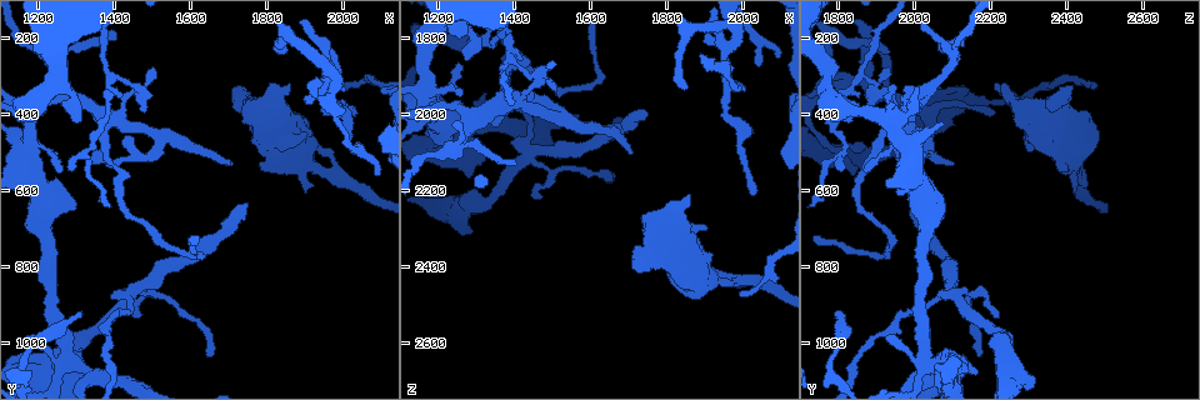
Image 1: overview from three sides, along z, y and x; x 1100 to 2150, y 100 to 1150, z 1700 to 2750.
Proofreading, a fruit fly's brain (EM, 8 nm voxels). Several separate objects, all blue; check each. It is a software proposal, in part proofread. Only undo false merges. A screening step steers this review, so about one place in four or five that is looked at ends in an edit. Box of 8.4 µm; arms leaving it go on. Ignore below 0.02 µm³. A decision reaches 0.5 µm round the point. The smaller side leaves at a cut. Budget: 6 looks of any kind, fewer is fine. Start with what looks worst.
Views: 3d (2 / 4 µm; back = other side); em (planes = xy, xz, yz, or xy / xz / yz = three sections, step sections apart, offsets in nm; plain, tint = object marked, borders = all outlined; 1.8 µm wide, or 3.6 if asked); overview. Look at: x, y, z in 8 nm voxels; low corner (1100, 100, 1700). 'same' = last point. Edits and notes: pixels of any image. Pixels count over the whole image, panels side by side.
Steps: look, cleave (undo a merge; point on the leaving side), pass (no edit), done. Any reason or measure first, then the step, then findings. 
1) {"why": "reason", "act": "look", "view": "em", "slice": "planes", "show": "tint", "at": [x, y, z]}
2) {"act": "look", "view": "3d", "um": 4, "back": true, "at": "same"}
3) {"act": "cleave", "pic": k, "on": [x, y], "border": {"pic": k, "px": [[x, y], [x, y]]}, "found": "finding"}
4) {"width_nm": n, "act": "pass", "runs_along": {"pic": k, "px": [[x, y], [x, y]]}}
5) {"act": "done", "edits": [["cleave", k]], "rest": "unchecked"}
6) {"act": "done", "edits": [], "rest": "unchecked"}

{"why": "sudden change in width", "act": "look", "view": "em", "slice": "planes", "show": "tint", "at": [1875, 490, 2425]}

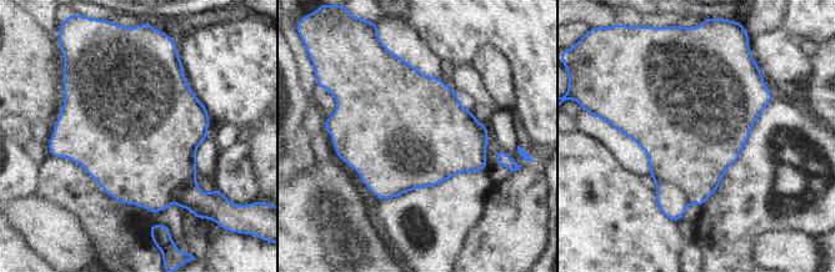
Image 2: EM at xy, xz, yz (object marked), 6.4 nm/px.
{"act": "cleave", "pic": 2, "on": [671, 201], "found": "two neurons meet here"}

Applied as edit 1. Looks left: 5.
{"act": "look", "view": "overview"}

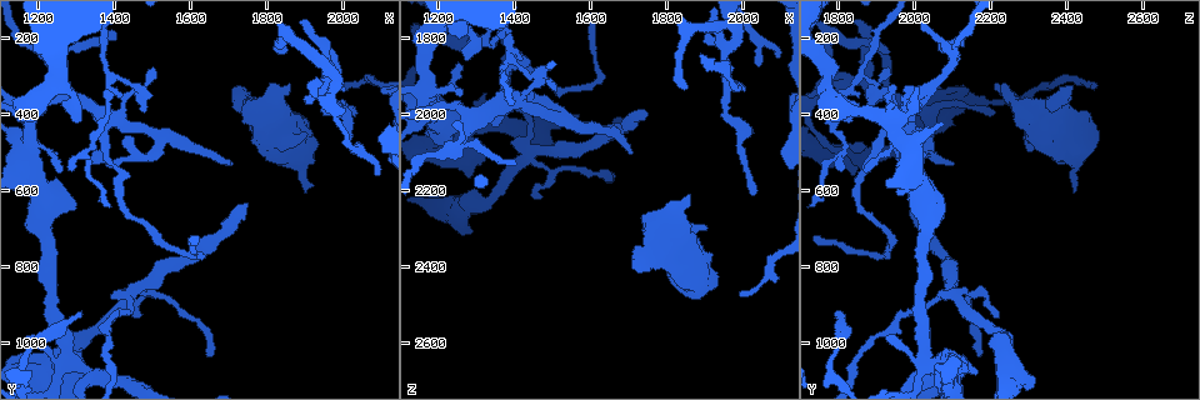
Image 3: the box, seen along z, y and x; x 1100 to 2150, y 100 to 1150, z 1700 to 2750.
{"why": "calibre changes", "act": "look", "view": "3d", "um": 2, "at": [1440, 870, 2105]}

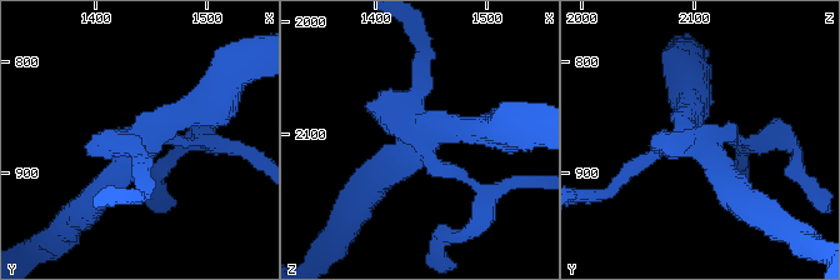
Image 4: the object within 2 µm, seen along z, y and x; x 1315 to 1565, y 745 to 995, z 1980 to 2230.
{"arms": 4, "why": "shape alone is not enough", "act": "look", "view": "em", "slice": "planes", "show": "tint", "at": [1438, 872, 2098]}

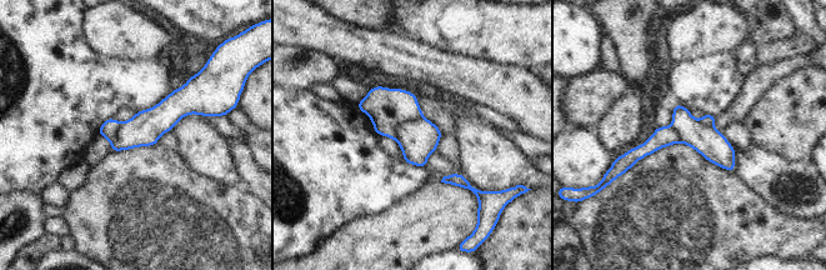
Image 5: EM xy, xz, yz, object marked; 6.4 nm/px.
{"act": "cleave", "pic": 5, "on": [388, 108], "border": {"pic": 5, "px": [[421, 115], [406, 119], [396, 140]]}, "found": "two neurons meet here"}

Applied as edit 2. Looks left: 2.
{"act": "look", "view": "em", "slice": "planes", "show": "plain", "at": [1320, 505, 1820]}

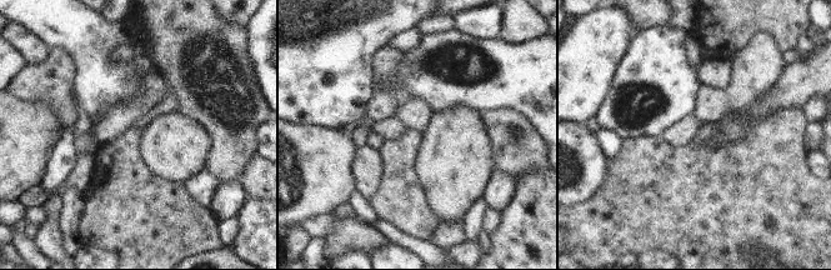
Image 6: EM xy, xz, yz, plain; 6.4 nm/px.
{"act": "look", "view": "em", "slice": "planes", "show": "tint", "at": "same"}

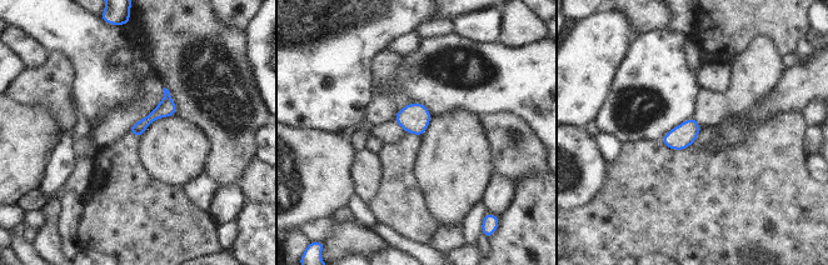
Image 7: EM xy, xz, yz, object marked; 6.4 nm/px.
{"act": "pass", "runs_along": {"pic": 7, "px": [[166, 95], [166, 103], [133, 130]]}, "found": "continuous, no second neuron"}

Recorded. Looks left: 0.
{"act": "done", "edits": [["cleave", 2], ["cleave", 5]], "rest": "unchecked"}

